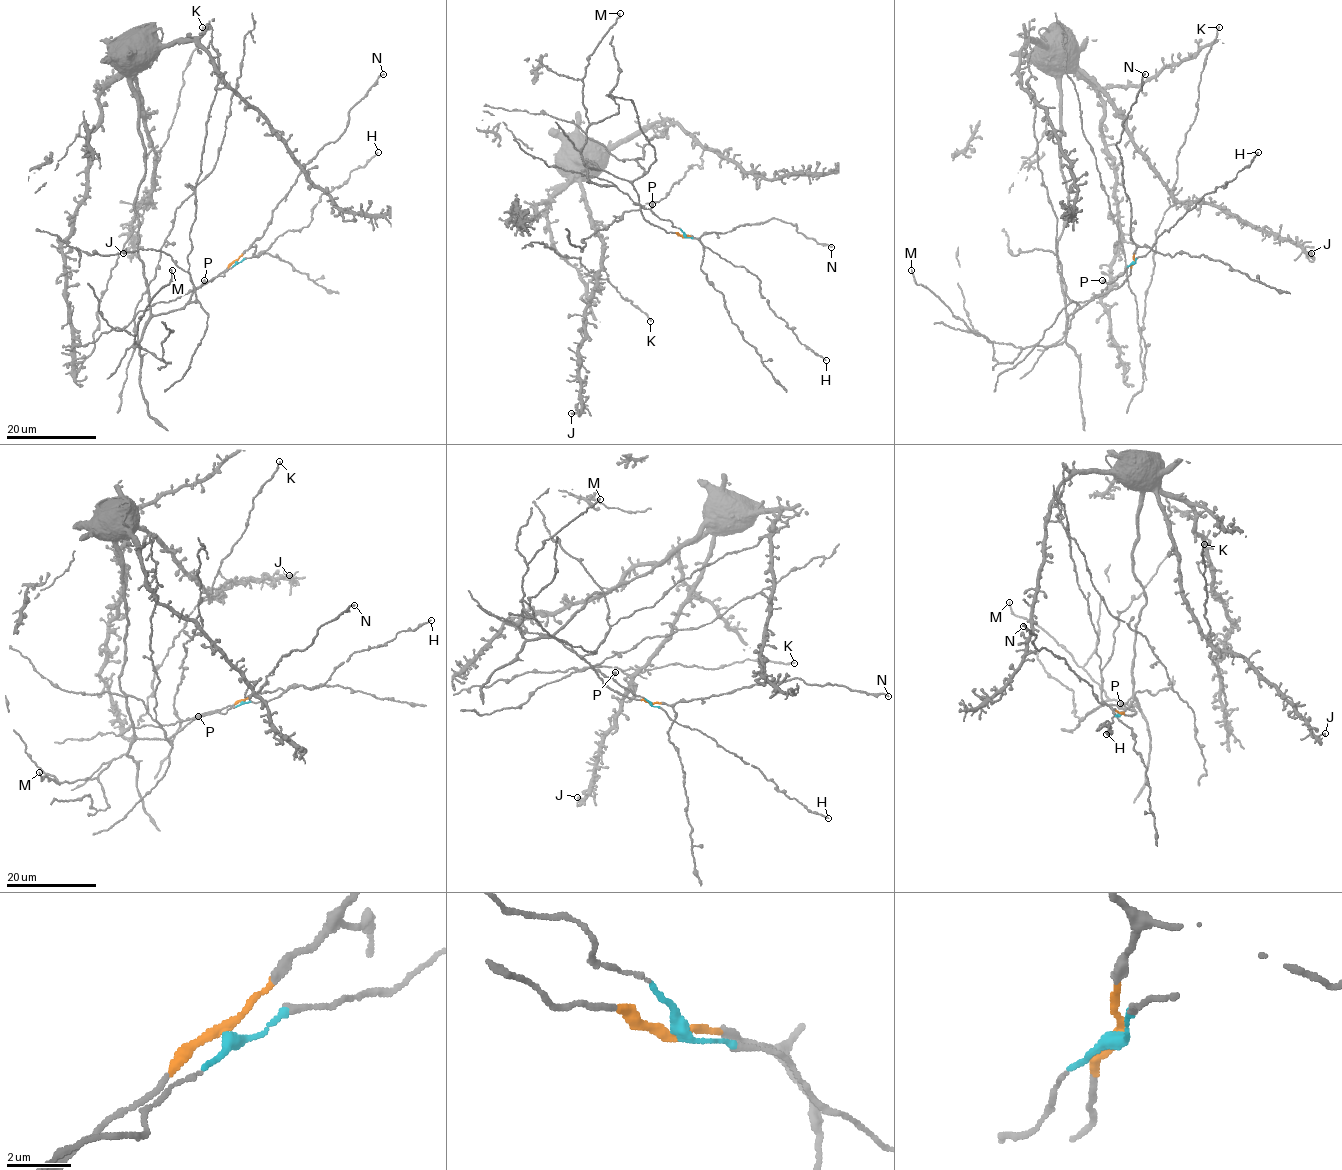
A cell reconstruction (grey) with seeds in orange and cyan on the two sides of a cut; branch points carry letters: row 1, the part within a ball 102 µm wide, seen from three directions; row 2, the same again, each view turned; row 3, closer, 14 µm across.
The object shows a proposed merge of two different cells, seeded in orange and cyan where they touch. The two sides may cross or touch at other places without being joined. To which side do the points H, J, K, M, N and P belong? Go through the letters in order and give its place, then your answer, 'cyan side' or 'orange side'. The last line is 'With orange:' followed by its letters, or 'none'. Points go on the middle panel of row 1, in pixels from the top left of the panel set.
H: (826, 360) | cyan side
J: (571, 413) | orange side
K: (650, 321) | orange side
M: (620, 13) | orange side
N: (831, 247) | orange side
P: (652, 204) | cyan side
With orange: J, K, M, N

